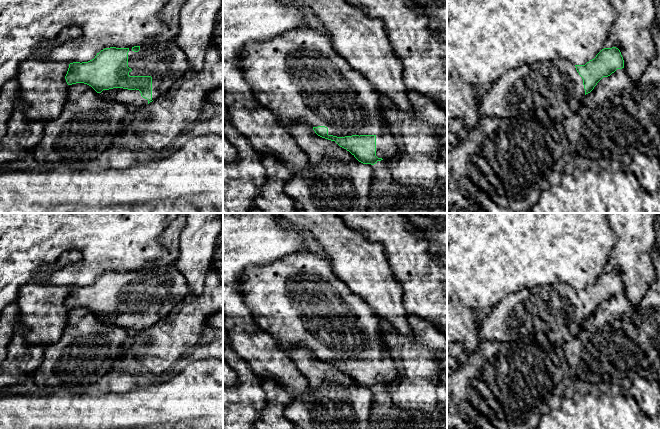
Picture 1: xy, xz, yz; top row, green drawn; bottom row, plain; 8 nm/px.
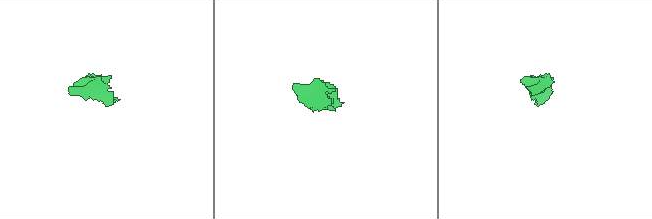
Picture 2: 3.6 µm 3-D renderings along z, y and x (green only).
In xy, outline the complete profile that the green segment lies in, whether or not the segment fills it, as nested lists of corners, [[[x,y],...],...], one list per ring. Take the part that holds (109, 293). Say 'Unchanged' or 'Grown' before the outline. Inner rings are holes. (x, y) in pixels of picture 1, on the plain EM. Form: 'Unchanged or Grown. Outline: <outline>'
Grown. Outline: [[[174,263],[164,266],[151,264],[131,272],[105,272],[88,286],[70,287],[65,303],[68,309],[87,308],[104,323],[121,327],[133,335],[167,316],[178,302],[188,296],[186,280]]]

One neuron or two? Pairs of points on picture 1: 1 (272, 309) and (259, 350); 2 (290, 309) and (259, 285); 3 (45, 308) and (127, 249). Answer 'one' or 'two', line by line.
1: two
2: one
3: two

